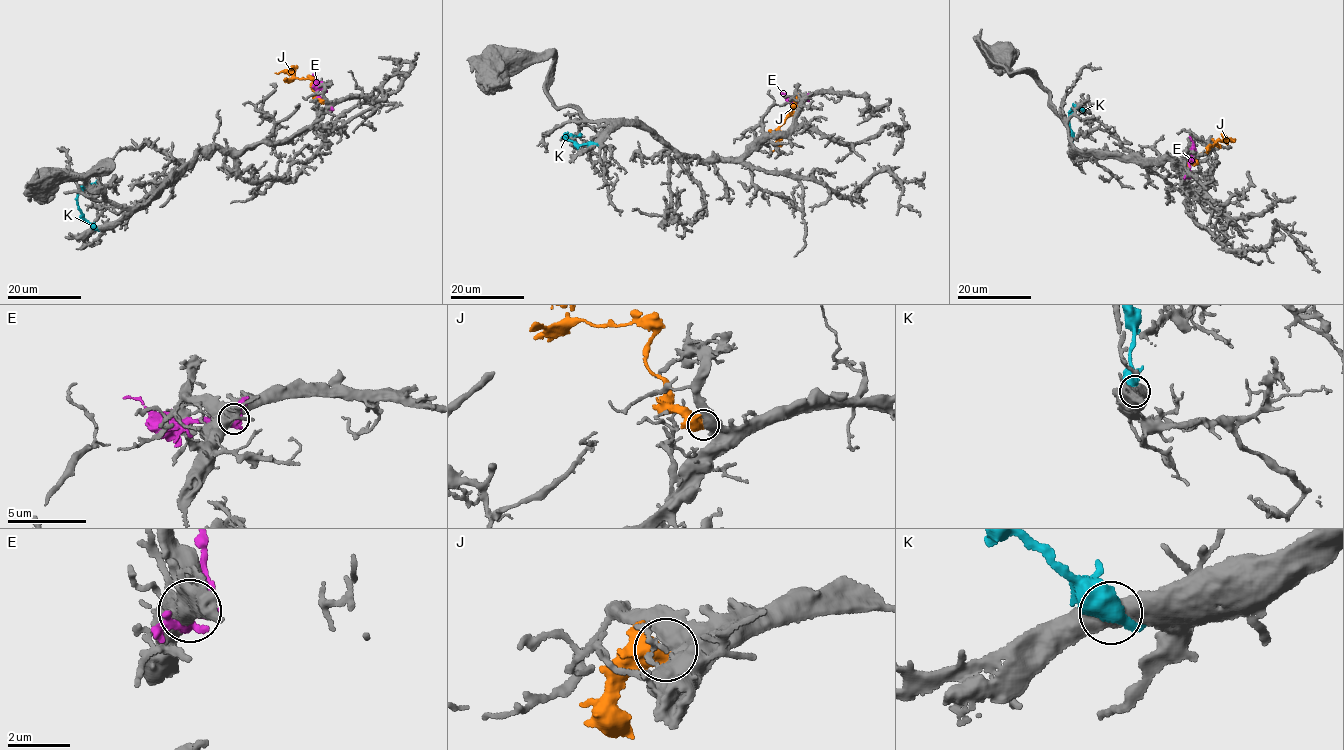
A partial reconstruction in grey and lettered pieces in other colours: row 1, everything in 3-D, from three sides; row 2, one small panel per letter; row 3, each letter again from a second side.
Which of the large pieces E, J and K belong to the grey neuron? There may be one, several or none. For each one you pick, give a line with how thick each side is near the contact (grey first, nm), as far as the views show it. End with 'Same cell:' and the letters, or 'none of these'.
Same cell: none of these

